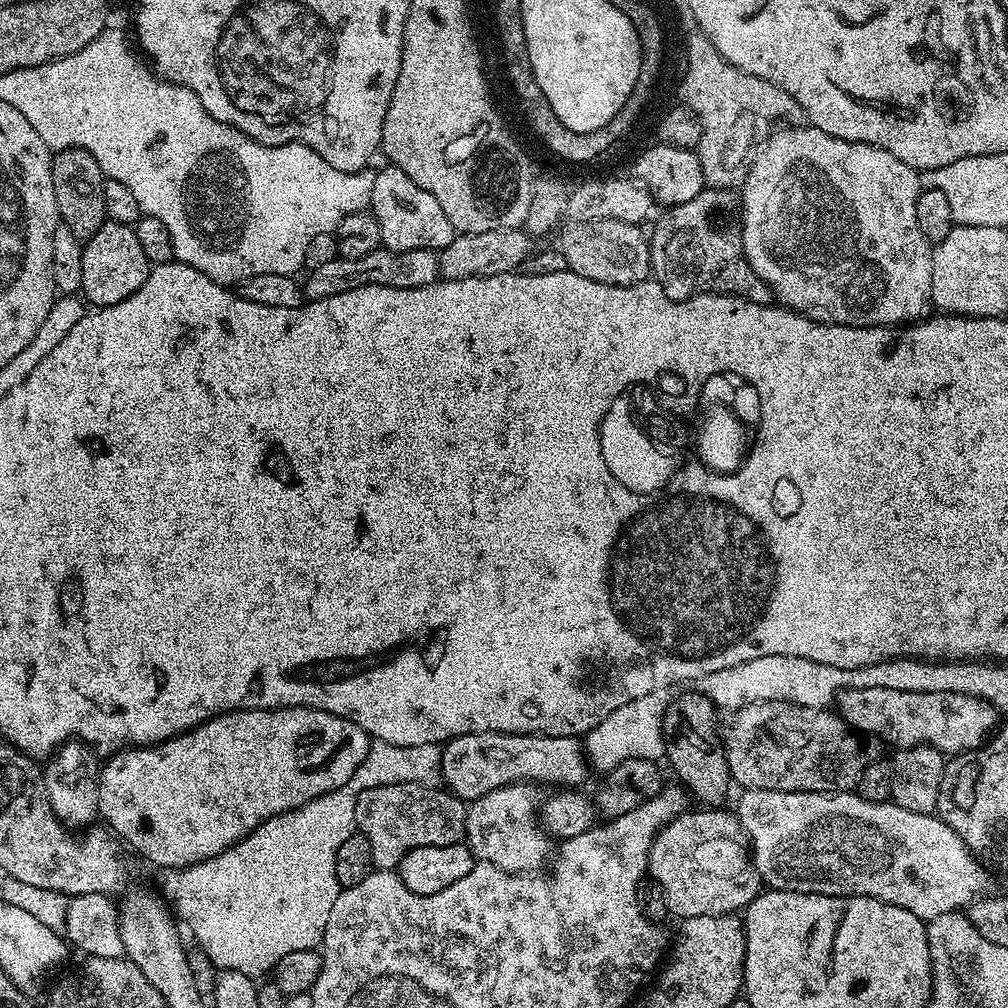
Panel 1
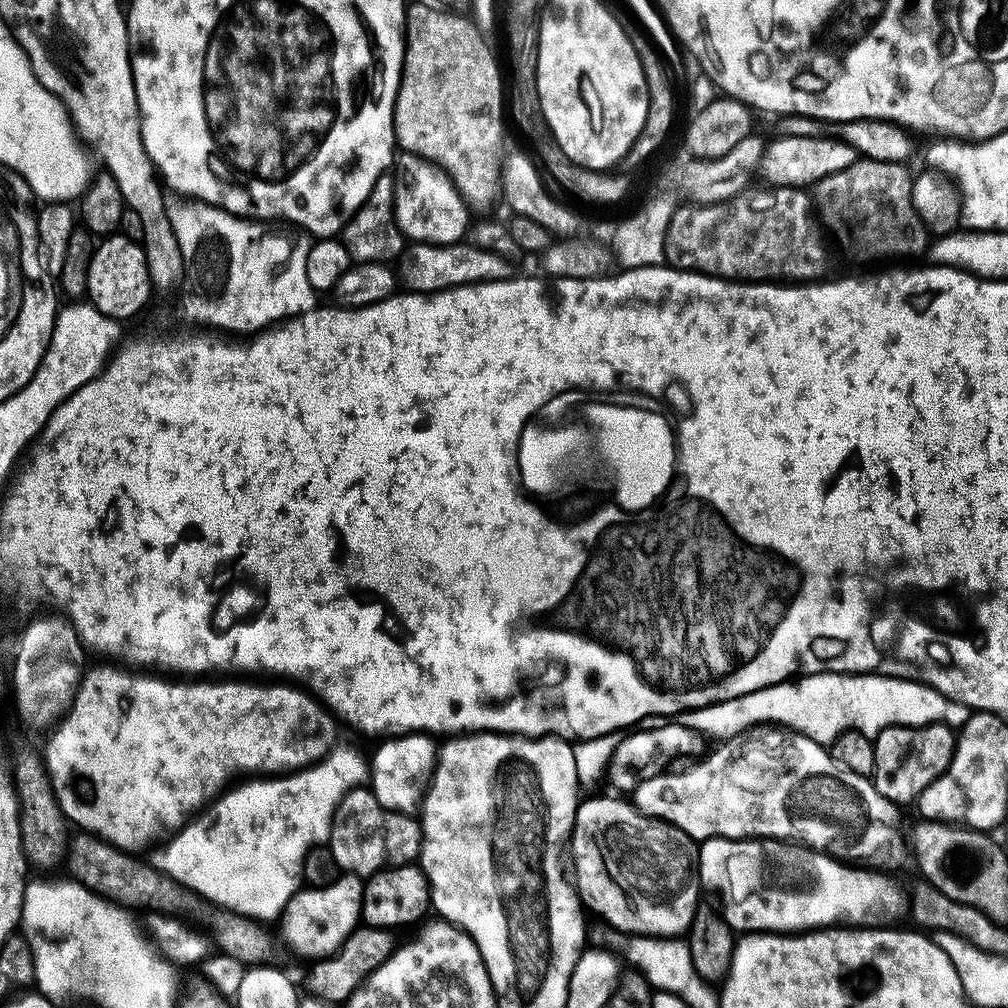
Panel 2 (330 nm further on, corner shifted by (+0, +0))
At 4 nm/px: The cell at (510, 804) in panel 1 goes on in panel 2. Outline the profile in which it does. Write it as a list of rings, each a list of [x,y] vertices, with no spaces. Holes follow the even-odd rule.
[[[473,732],[471,734],[456,734],[444,745],[438,748],[436,769],[432,775],[430,787],[421,801],[420,825],[421,845],[418,864],[421,872],[428,879],[429,901],[433,911],[441,919],[459,927],[475,943],[482,960],[488,970],[490,980],[510,980],[510,972],[522,972],[522,966],[528,968],[528,976],[532,980],[540,980],[544,988],[567,988],[570,990],[570,974],[574,974],[574,966],[578,966],[578,958],[586,951],[586,928],[584,932],[585,909],[582,901],[573,887],[571,890],[550,890],[550,884],[538,884],[548,882],[546,878],[534,878],[544,876],[540,872],[540,866],[536,860],[540,858],[540,744],[534,743],[534,736],[513,736],[498,732]]]

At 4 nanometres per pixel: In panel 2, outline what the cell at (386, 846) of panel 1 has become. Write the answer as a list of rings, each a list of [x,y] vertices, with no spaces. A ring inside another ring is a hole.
[[[367,787],[351,788],[332,816],[330,847],[337,869],[367,878],[384,868],[413,863],[420,855],[421,825],[412,819],[382,806]]]

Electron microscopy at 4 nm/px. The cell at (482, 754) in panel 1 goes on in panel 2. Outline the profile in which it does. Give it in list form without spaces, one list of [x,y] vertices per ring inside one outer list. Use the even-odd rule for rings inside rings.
[[[409,733],[385,739],[370,756],[370,791],[382,806],[395,812],[415,813],[427,793],[436,769],[436,742],[427,733]]]

